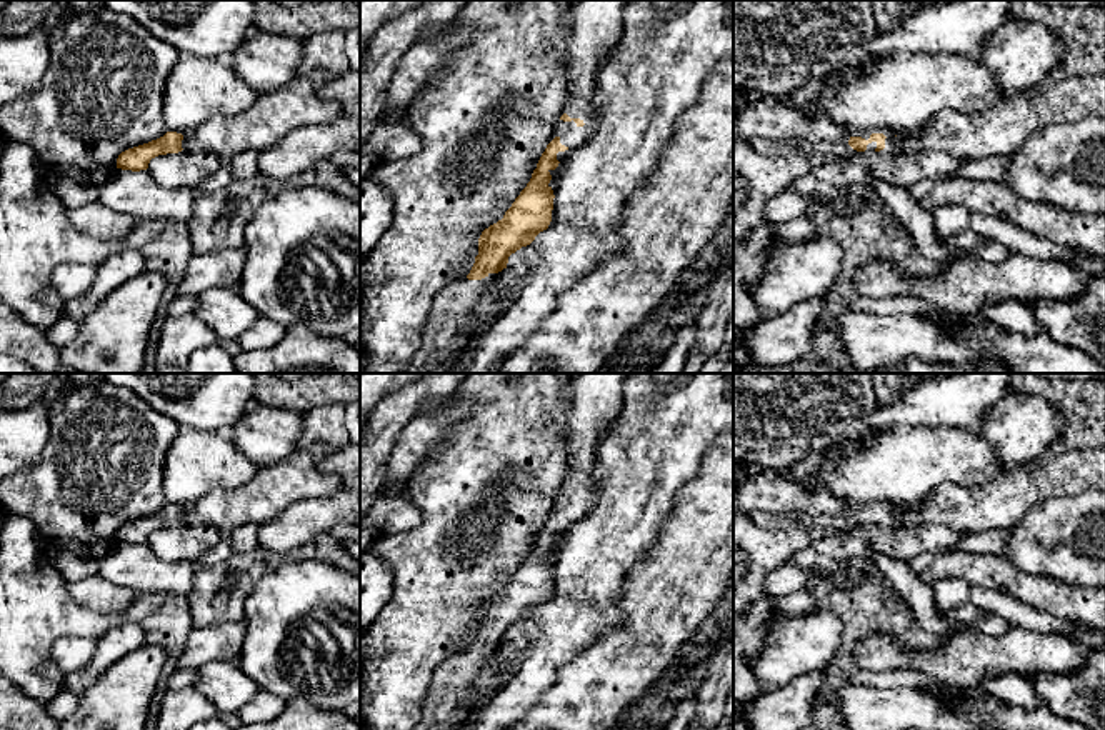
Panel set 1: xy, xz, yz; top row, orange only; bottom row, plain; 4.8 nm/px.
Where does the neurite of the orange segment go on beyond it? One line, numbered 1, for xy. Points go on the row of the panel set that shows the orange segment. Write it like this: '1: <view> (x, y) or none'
1: none

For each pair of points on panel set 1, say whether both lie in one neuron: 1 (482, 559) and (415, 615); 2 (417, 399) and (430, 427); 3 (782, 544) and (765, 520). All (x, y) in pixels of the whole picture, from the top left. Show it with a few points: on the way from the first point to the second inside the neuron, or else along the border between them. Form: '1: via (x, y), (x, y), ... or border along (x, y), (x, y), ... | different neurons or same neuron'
1: via (465, 565), (432, 599) | same neuron
2: border along (417, 414), (394, 445) | different neurons
3: border along (750, 517), (767, 529) | different neurons

